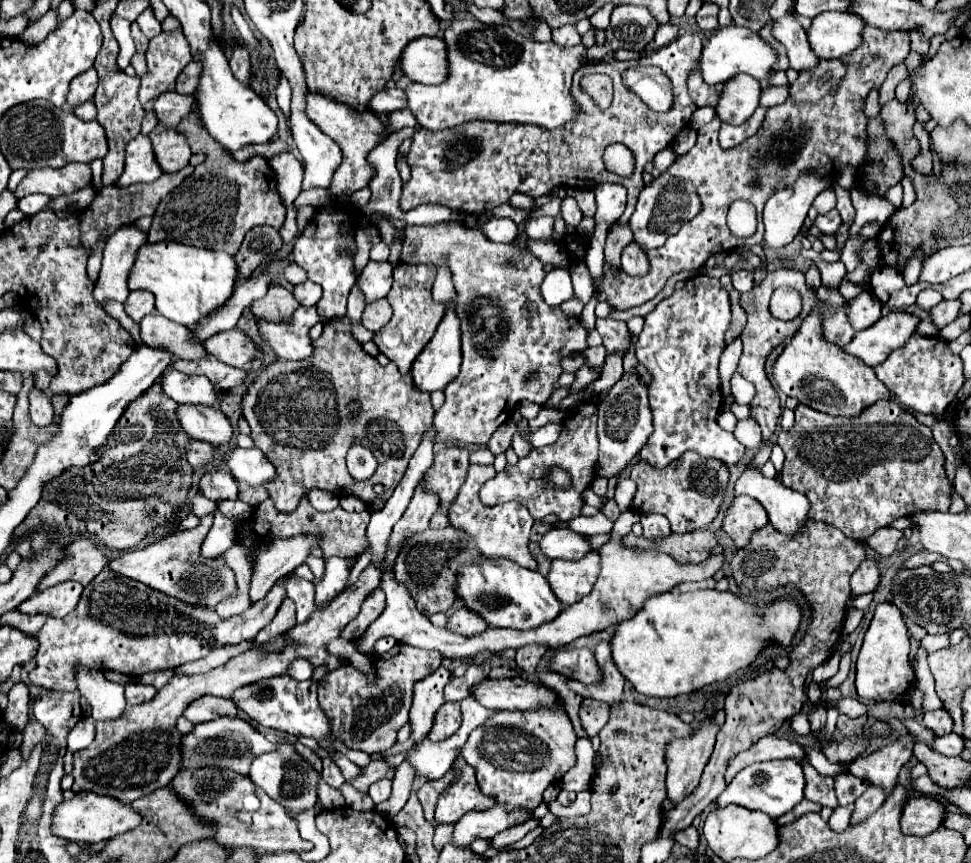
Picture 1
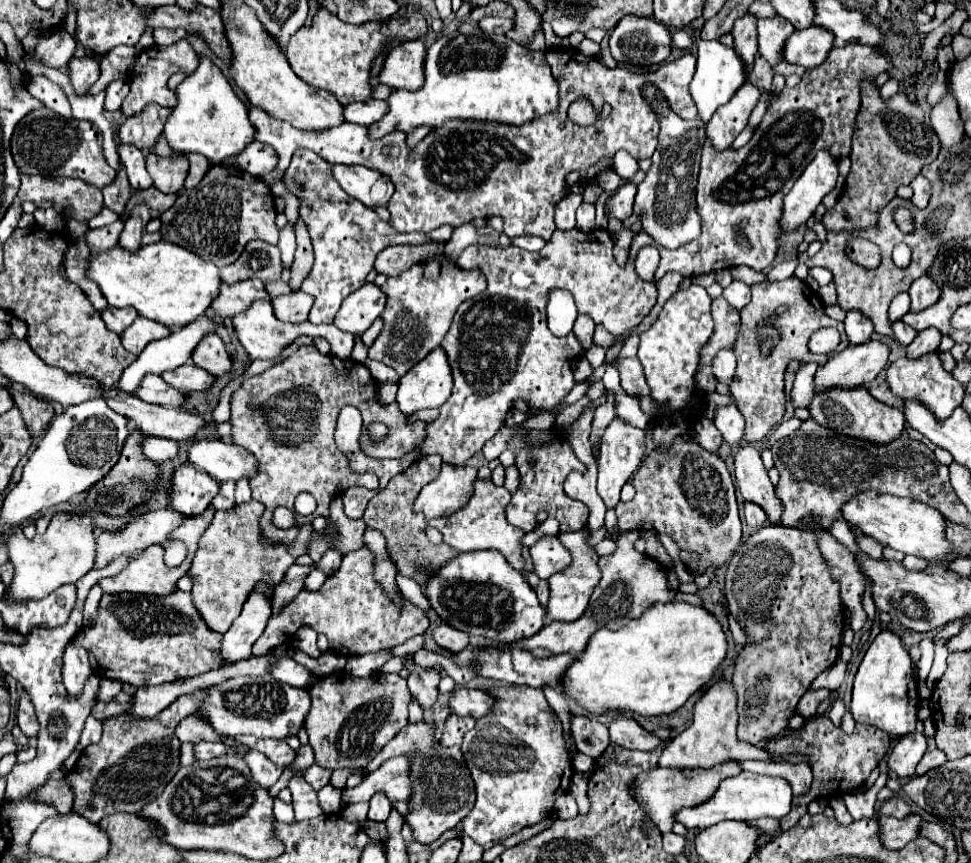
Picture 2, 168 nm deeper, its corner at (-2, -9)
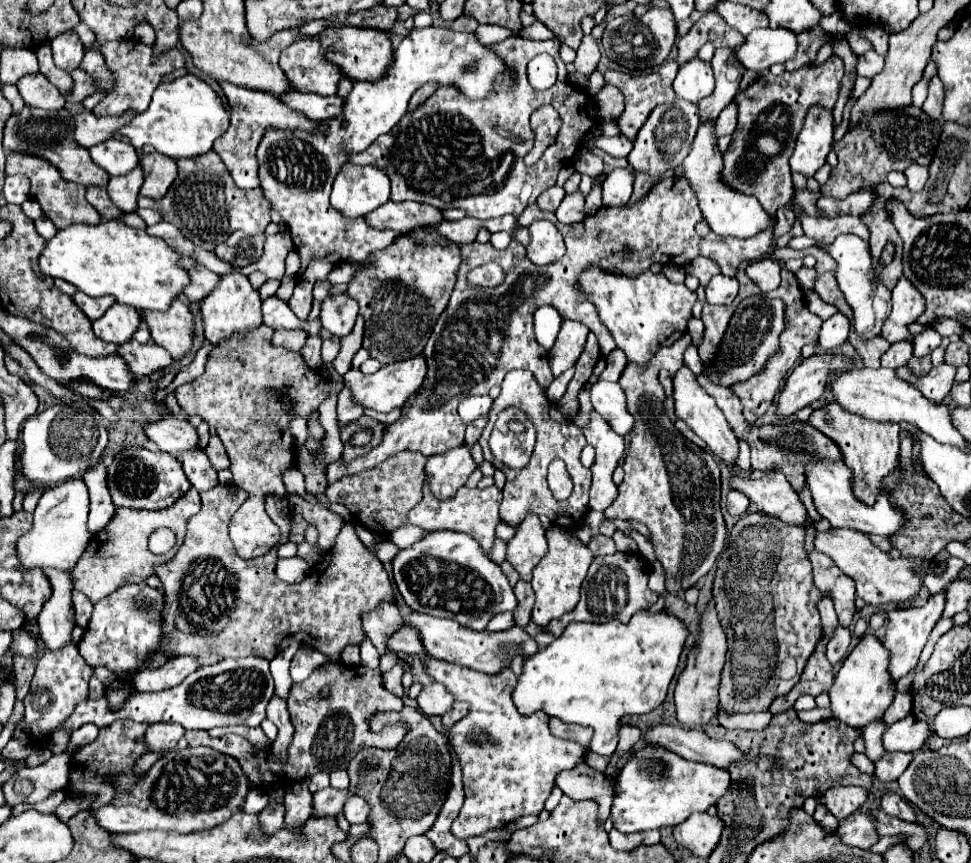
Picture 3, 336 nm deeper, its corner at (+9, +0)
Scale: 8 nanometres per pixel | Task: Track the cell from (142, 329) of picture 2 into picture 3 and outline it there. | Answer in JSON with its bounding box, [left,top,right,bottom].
[92,304,142,344]

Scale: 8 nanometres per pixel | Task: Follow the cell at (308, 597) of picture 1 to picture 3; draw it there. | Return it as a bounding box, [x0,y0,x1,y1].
[290,648,328,682]

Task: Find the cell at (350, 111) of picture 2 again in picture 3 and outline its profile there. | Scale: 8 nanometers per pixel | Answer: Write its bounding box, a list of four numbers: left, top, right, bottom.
[280,92,344,120]

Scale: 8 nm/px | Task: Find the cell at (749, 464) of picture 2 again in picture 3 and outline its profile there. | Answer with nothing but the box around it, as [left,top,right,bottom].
[672,366,738,466]

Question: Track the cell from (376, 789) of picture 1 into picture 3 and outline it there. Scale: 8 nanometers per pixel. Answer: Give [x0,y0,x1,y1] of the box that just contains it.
[342,796,368,824]

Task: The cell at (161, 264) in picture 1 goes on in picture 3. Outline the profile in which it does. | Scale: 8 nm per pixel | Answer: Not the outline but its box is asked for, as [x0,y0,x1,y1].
[38,220,188,310]

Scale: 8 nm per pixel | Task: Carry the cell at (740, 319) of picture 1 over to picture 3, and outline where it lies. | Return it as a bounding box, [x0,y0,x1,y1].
[606,334,726,594]

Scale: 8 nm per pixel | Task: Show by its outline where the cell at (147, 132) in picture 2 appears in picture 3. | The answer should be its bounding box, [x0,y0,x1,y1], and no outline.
[72,110,132,148]

